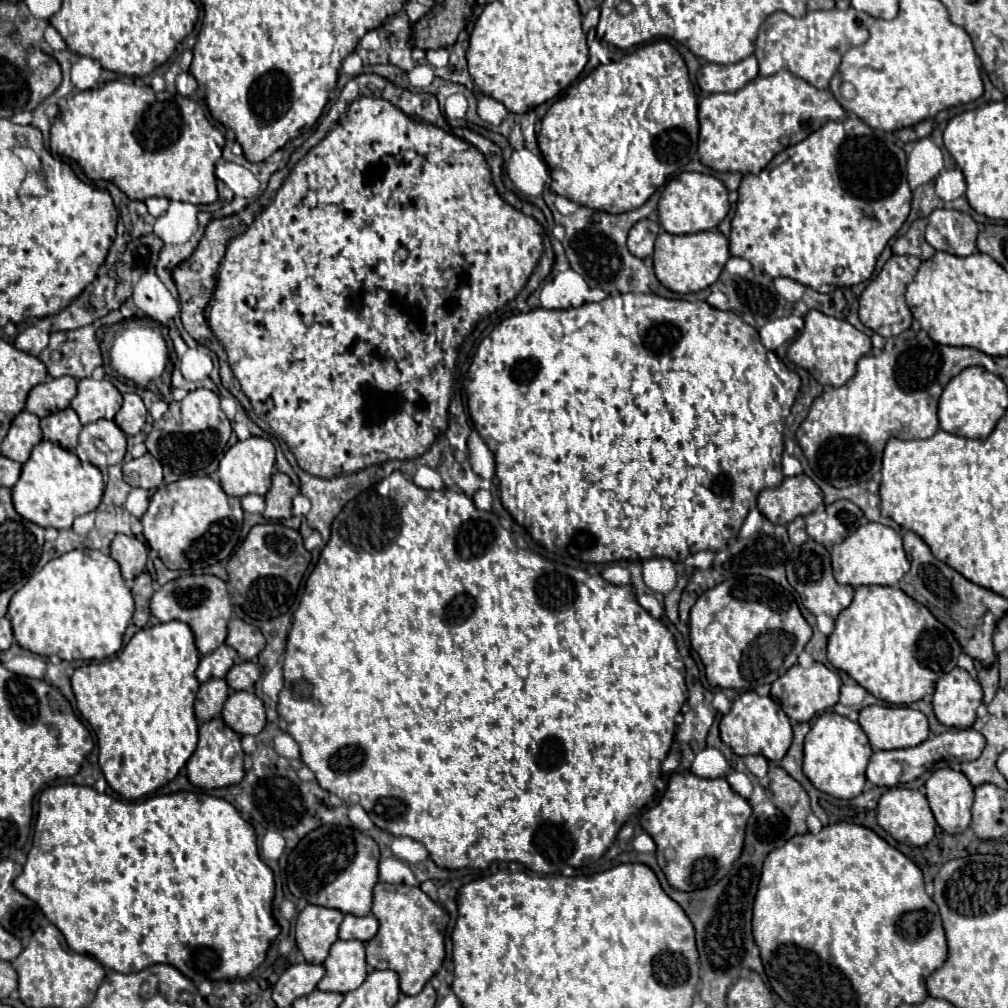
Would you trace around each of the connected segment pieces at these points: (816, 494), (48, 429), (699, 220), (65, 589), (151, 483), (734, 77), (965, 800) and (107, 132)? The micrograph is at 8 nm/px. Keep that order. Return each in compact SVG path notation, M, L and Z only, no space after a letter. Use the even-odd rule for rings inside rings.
M808 475L786 477L780 487L758 495L758 511L774 525L788 525L822 505L822 491Z
M64 409L58 413L52 413L44 419L40 419L40 427L44 433L44 439L62 445L68 451L74 451L78 445L78 433L82 431L82 423L78 421L78 415L74 409Z
M684 171L676 175L674 179L668 181L658 201L660 225L672 235L688 235L688 233L716 229L718 223L728 215L728 211L730 211L730 203L728 203L728 191L724 183L704 173Z
M78 549L64 553L62 557L50 559L38 573L34 573L28 583L16 591L8 605L8 615L12 621L12 631L20 647L50 657L56 655L64 661L86 659L86 661L102 661L112 657L122 649L122 635L132 619L134 599L130 589L126 587L118 563L100 551Z
M150 453L122 465L124 481L132 487L154 489L162 483L162 465Z
M750 55L732 65L706 63L700 67L696 81L704 93L734 93L756 77L758 77L758 61L754 55Z
M936 769L926 781L926 797L936 823L950 835L962 833L970 821L974 787L960 771Z
M110 81L102 85L102 89L82 91L67 100L56 117L56 123L52 123L50 151L76 161L88 179L114 183L130 199L144 201L148 197L166 197L170 201L206 205L218 199L214 170L222 156L222 148L214 136L223 135L206 119L196 101L168 91L154 93L148 85L138 87L134 83Z

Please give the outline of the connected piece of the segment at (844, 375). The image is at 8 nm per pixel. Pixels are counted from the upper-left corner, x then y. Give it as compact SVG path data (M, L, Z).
M810 311L804 317L804 329L794 339L794 343L788 349L788 359L796 365L806 369L820 385L832 385L840 387L846 381L850 381L856 373L856 363L860 357L868 355L872 349L872 341L868 335L858 331L846 321L828 317L820 311Z

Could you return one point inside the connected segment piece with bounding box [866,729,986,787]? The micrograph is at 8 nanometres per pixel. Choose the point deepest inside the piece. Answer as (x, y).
(886, 768)

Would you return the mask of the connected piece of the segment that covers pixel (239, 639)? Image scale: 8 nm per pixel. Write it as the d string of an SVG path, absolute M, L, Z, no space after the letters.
M232 619L228 623L226 645L230 645L238 653L240 661L254 661L264 649L266 639L258 627L248 625L242 619Z

